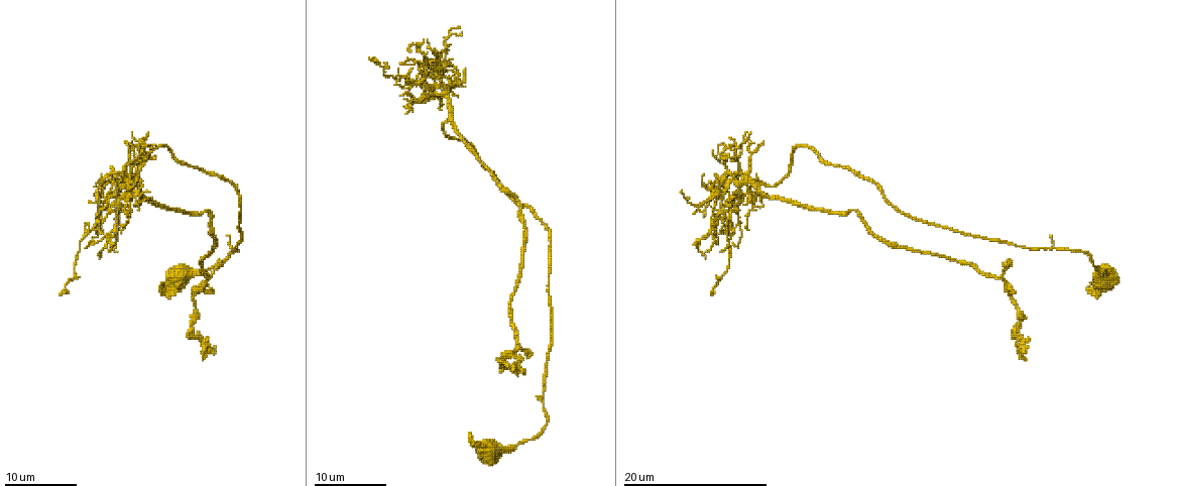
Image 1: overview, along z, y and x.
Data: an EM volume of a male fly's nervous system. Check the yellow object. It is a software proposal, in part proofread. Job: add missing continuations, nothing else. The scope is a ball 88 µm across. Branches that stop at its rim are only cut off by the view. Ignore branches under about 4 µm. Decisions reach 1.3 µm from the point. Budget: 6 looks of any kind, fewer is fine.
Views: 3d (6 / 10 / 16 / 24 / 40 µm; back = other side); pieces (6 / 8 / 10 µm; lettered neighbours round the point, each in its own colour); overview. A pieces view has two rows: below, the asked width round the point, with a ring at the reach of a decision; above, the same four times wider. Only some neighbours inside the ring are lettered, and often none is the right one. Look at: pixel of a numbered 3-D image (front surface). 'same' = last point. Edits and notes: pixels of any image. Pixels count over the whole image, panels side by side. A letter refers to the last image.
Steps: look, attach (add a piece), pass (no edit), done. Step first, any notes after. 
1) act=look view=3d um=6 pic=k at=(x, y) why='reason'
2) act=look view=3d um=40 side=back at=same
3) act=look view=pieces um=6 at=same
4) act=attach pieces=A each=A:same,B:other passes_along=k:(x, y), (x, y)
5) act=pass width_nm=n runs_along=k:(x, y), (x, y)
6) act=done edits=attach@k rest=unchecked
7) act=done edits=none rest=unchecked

act=look view=pieces um=6 pic=1 at=(58, 295) why='long arm stops here'

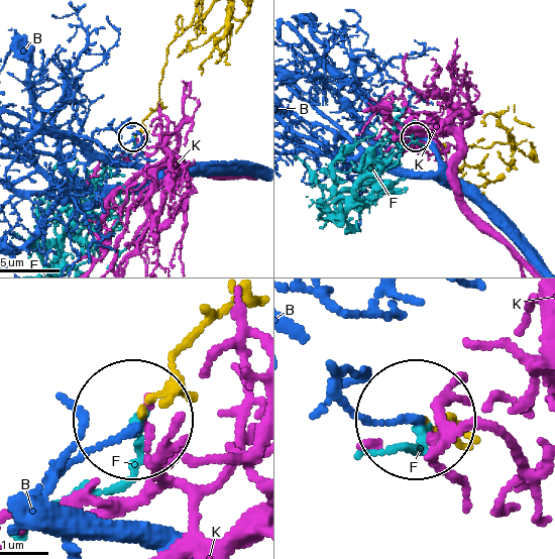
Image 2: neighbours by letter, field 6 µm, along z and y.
act=pass each=B:other,F:other,K:other runs_along=2:(222, 308), (142, 412) found='none of them fits'

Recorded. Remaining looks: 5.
act=look view=3d um=10 pic=1 at=(731, 159) why='tapers out'

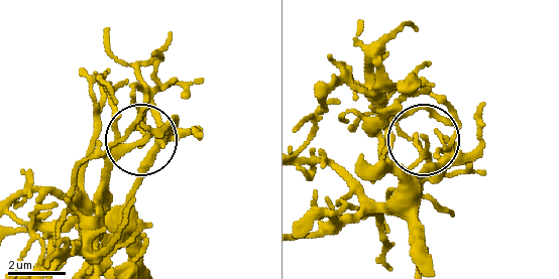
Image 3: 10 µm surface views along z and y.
act=look view=pieces um=8 pic=3 at=(424, 137)

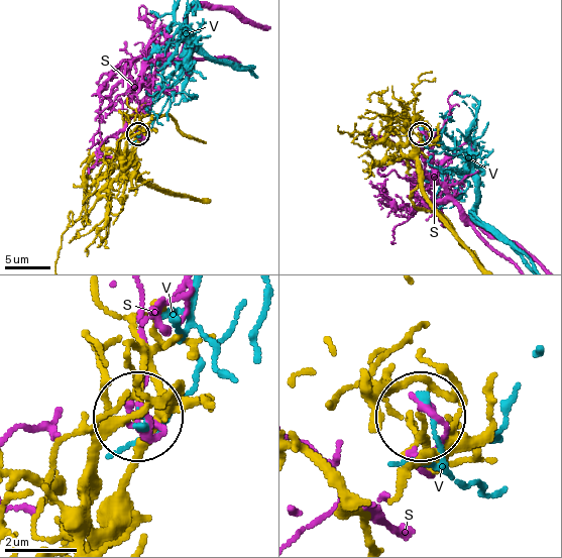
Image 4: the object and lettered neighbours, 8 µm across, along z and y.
act=pass width_nm=140 each=S:other,V:other found='no lettered piece goes on from it'

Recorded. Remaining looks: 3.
act=look view=3d um=10 pic=1 at=(706, 255) why='branch stops here'

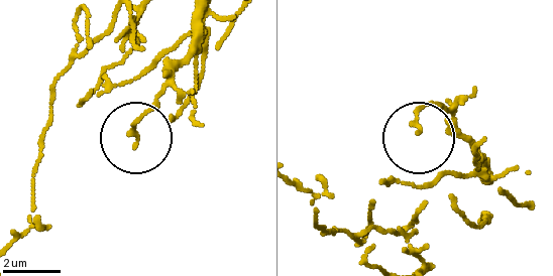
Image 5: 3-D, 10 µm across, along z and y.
act=look view=pieces um=10 pic=5 at=(419, 132)

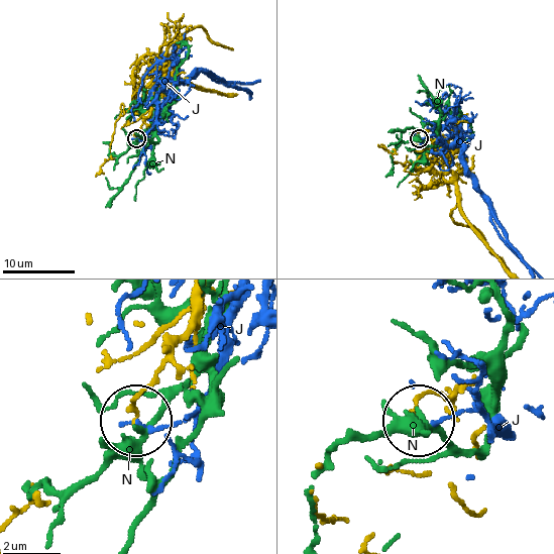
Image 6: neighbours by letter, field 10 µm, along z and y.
act=pass each=J:other,N:other runs_along=6:(204, 298), (202, 312), (134, 406), (136, 418) found='no lettered piece goes on from it'

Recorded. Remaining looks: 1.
act=done edits=none rest=unchecked

